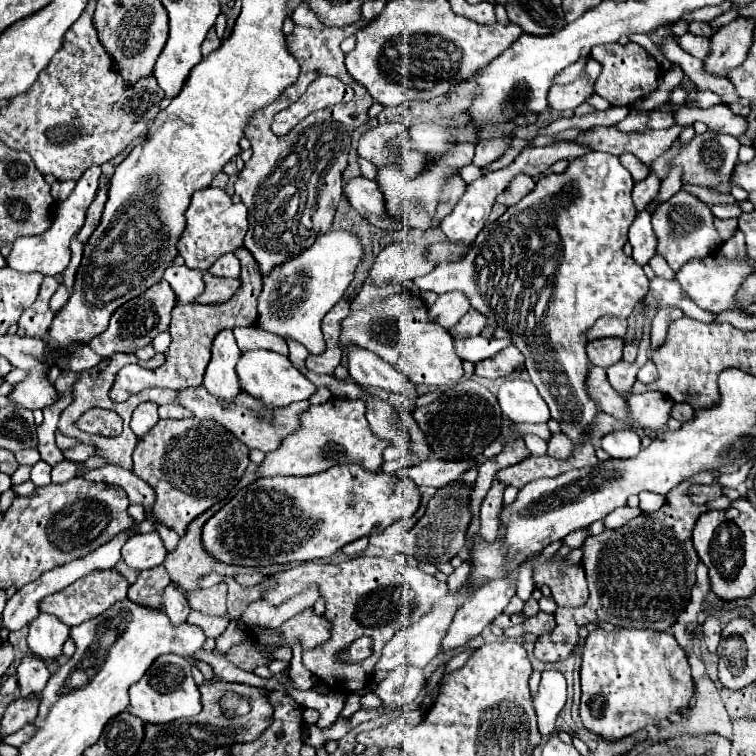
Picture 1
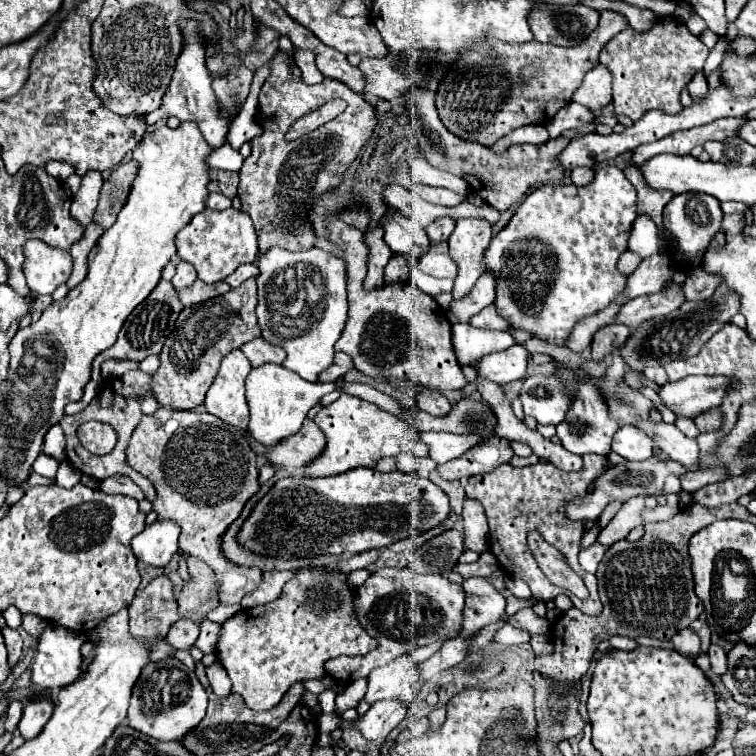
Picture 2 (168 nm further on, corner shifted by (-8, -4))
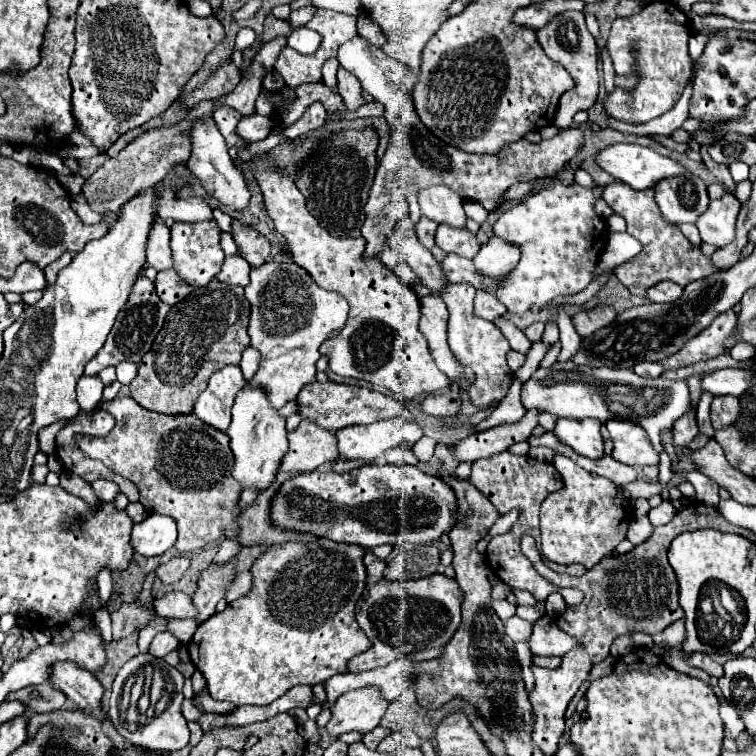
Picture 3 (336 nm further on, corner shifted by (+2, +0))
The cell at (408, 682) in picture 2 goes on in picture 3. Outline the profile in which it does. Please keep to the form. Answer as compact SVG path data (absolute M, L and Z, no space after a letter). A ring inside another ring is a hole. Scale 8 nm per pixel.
M376 689L344 693L330 707L332 719L328 721L326 731L332 737L340 737L342 733L350 731L358 731L360 735L364 735L380 723L386 707L388 701L384 701L380 693L376 693Z

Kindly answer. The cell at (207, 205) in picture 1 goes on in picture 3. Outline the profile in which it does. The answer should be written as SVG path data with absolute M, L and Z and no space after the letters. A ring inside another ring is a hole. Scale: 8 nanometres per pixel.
M214 221L204 223L174 223L170 227L170 249L174 271L192 287L206 287L224 263L224 251L220 249L220 229Z

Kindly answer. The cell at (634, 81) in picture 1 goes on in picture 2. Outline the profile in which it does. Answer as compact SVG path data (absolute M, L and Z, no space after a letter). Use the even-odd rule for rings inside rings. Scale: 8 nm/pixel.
M658 21L650 31L636 33L626 27L608 41L600 53L600 63L614 75L614 111L638 121L650 109L662 109L666 113L678 113L682 109L680 91L688 85L694 71L700 71L708 57L708 47L694 37L686 25L674 21Z

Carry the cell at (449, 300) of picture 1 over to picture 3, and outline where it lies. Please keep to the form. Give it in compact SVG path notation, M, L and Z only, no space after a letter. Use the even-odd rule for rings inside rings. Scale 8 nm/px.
M492 235L486 245L480 247L480 253L474 257L476 269L484 275L500 277L510 273L520 261L520 249L518 245Z

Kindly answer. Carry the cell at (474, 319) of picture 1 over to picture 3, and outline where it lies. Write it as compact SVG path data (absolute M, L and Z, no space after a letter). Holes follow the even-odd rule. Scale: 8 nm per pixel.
M476 291L474 311L476 311L478 317L484 317L484 319L488 319L488 321L492 321L494 317L506 313L504 305L496 299L496 295L494 295L492 291Z

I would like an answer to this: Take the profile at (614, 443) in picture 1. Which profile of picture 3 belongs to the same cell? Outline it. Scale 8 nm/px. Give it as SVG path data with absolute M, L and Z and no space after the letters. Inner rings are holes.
M612 419L606 421L606 427L610 431L610 437L614 441L612 457L624 465L658 465L658 451L652 447L648 433L632 423L632 421L620 421Z

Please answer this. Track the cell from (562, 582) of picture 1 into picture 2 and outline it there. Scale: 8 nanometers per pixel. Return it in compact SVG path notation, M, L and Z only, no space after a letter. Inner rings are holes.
M584 455L584 469L582 471L562 471L552 463L536 463L536 465L528 465L528 467L512 467L508 463L492 469L490 473L484 475L474 475L468 479L466 483L466 497L468 499L476 499L484 505L486 509L486 517L488 517L488 525L490 525L490 551L496 555L498 565L508 571L514 573L518 577L522 577L528 587L532 589L532 597L534 599L554 599L556 595L564 593L572 599L574 607L586 615L598 615L602 613L602 603L596 591L596 576L580 569L578 565L578 551L580 551L580 539L582 539L582 527L584 525L570 525L562 515L556 515L560 511L560 507L570 501L570 497L578 497L582 495L590 481L594 477L598 477L604 469L606 469L606 457L602 455ZM530 531L538 531L544 541L548 541L552 547L556 547L560 553L564 553L564 557L568 559L568 565L572 569L576 569L576 573L582 577L584 585L588 587L590 595L588 599L578 599L576 595L572 595L568 589L556 587L548 581L548 577L542 573L542 569L538 567L534 555L528 549L528 533Z

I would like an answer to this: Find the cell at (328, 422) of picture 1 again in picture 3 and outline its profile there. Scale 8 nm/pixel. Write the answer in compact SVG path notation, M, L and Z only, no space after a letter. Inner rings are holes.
M404 417L382 419L370 425L354 425L336 433L340 457L364 461L372 461L392 447L412 449L412 445L422 435L422 427L416 421L408 421Z

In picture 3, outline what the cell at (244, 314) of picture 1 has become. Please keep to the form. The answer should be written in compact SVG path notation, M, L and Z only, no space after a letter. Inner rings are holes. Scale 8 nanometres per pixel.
M216 279L176 303L168 311L152 349L138 363L136 379L130 383L130 393L136 403L164 415L192 413L210 375L216 369L240 363L242 351L250 345L248 315L250 303L244 297L244 289L228 287Z

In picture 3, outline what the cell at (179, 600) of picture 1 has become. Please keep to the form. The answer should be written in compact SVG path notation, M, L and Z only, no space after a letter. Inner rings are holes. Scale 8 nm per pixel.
M166 631L166 633L158 633L152 639L152 643L148 647L148 653L152 653L152 657L160 657L162 659L164 655L168 655L176 647L178 647L178 639L170 631Z

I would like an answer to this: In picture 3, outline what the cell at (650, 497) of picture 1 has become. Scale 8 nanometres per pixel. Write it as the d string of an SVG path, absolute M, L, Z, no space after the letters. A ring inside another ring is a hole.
M669 500L662 501L658 507L649 511L648 518L653 526L661 526L669 523L676 512Z

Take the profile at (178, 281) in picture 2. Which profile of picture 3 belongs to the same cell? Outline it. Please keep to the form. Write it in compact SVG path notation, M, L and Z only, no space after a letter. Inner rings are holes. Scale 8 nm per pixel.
M160 217L154 219L148 241L146 241L146 263L154 269L170 269L172 257L170 257L170 229L164 225Z

